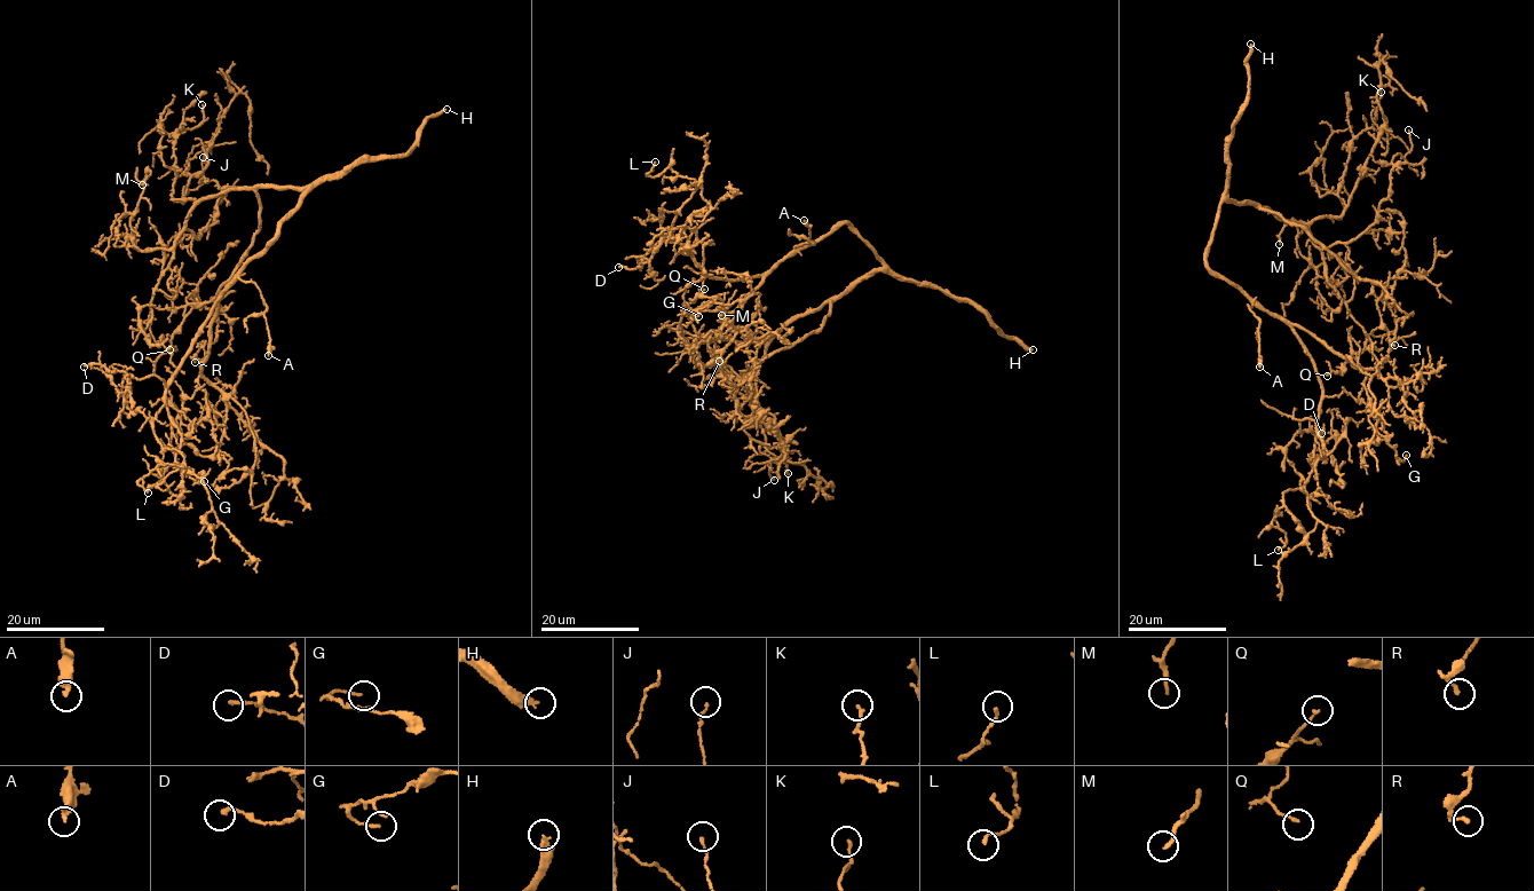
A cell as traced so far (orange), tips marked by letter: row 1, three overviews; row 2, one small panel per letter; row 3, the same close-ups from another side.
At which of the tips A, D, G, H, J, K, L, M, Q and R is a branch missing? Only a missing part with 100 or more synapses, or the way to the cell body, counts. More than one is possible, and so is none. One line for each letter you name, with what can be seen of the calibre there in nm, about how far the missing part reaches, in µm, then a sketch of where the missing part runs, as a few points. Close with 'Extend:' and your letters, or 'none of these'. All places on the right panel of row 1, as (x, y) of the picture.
H: 280 nm thick; about 180 µm are missing
Extend: H

